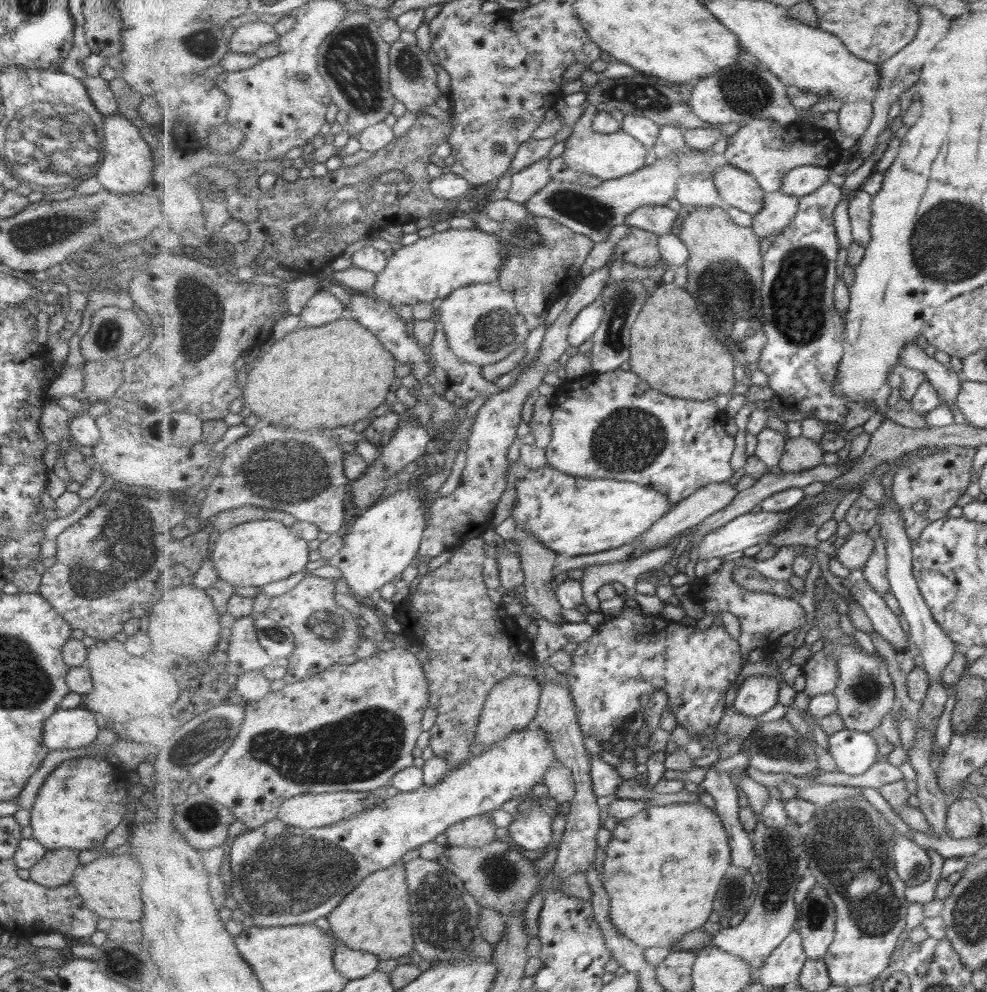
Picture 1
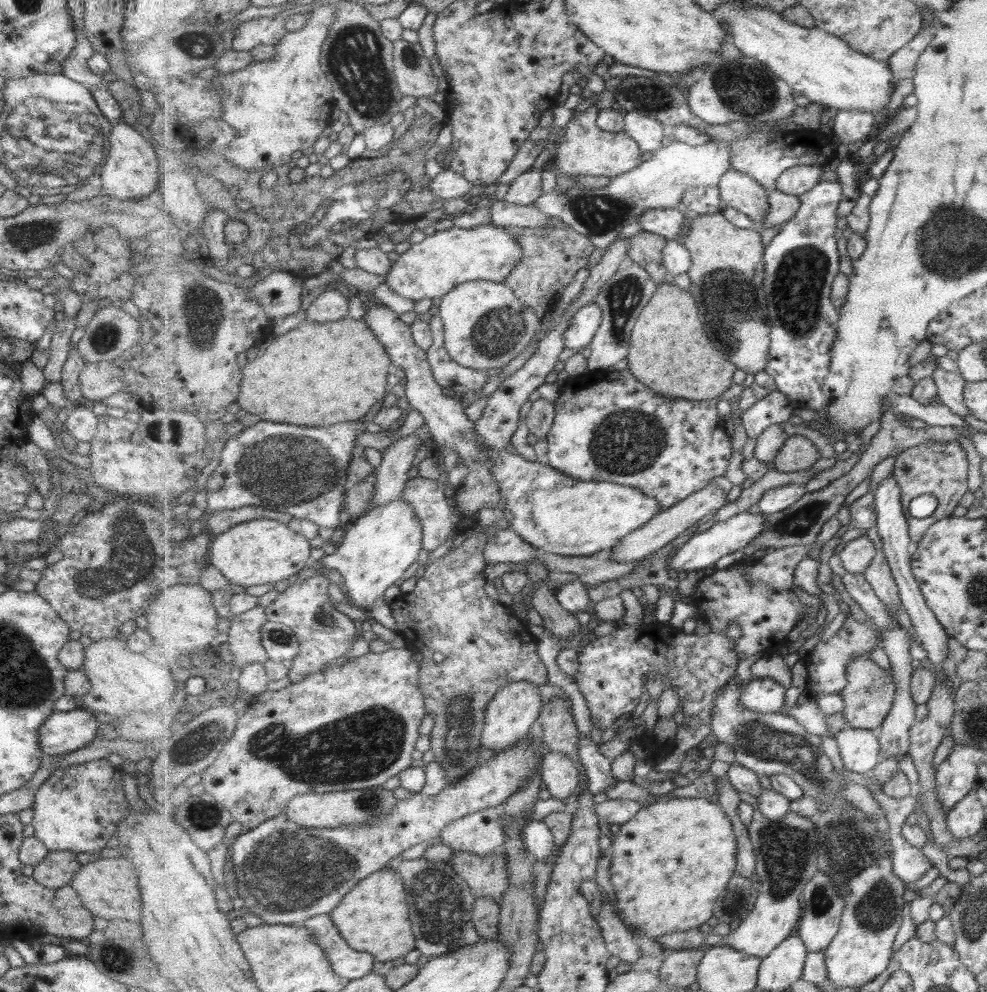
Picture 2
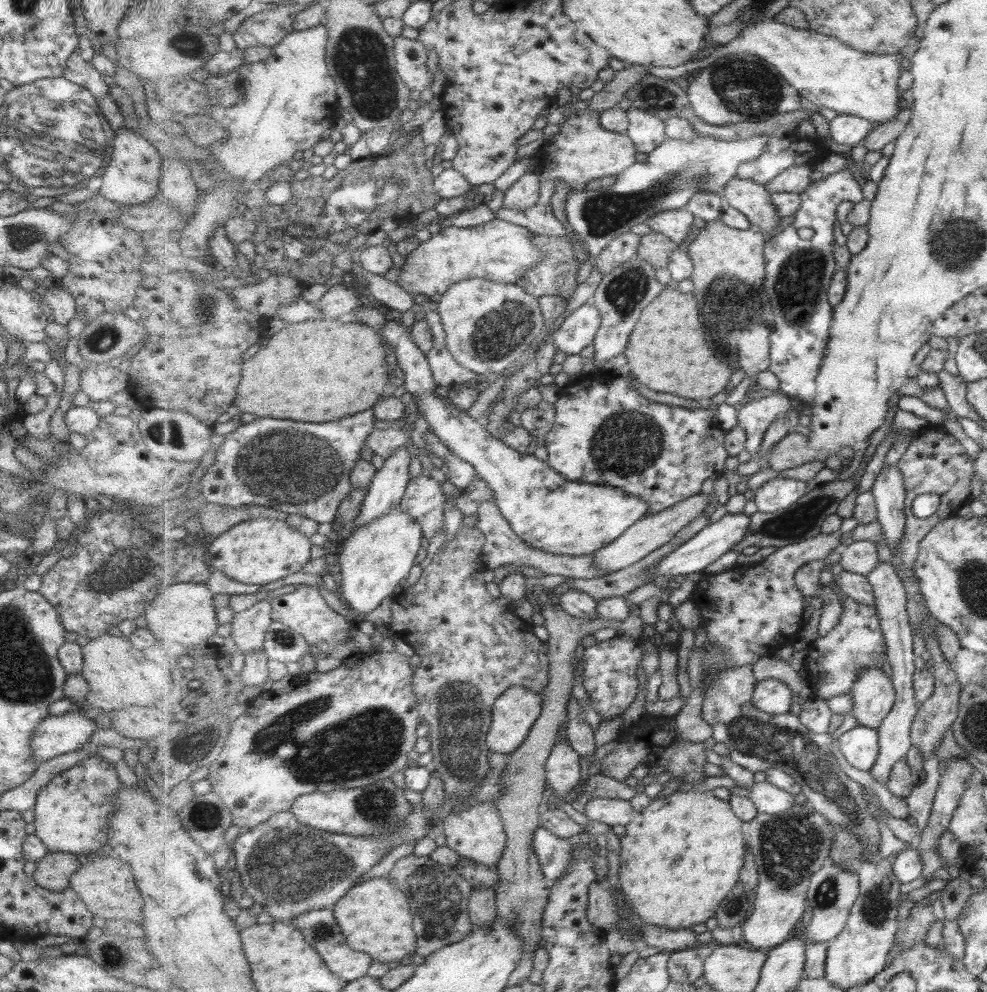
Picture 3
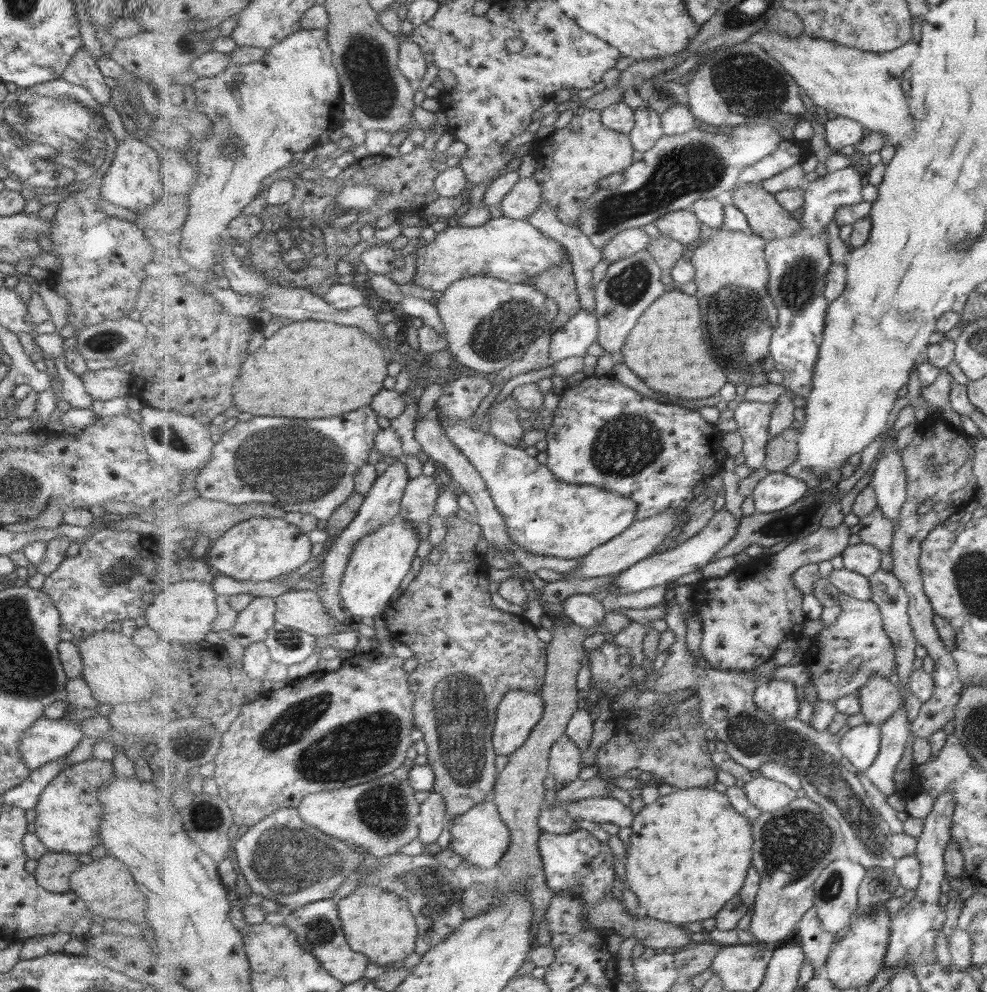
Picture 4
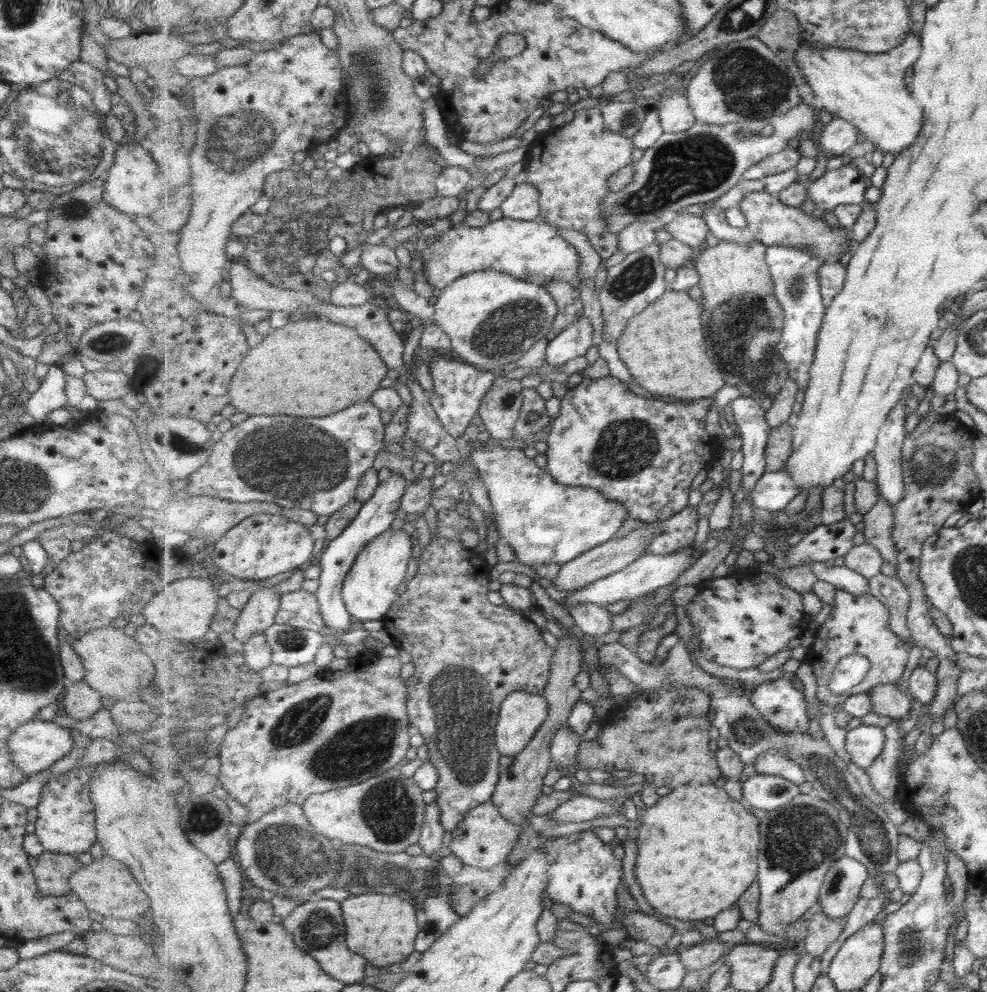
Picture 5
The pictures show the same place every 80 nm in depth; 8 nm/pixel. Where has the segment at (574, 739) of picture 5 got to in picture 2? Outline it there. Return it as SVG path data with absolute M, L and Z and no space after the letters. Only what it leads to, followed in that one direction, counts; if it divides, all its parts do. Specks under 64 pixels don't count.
M549 752L542 764L542 780L546 785L546 795L565 800L575 794L579 786L580 770L574 760L562 752Z

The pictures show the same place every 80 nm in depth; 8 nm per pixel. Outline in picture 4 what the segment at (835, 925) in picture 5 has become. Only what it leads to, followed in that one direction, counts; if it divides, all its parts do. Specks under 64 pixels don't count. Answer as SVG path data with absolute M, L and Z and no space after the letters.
M816 907L811 908L798 923L797 939L806 954L806 961L821 971L824 970L834 949L836 938L835 933L829 933L823 929Z

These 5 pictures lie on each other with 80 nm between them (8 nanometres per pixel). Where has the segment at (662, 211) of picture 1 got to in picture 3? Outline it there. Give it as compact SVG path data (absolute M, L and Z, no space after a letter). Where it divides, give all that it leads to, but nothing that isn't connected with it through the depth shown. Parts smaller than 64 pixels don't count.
M686 209L659 212L652 216L646 224L653 232L666 234L675 242L683 242L693 232L695 215Z

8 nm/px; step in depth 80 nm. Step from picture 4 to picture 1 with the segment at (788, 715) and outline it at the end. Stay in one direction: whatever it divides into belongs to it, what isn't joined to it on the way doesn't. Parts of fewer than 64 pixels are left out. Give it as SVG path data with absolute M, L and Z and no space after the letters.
M754 674L739 683L734 708L747 716L761 716L779 700L779 683L775 677Z

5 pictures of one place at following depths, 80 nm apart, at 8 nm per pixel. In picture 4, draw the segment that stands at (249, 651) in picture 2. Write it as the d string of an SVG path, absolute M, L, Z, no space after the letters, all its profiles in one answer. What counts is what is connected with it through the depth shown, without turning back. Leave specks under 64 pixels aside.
M273 595L254 597L253 602L237 617L231 633L244 646L264 641L276 623L276 600Z

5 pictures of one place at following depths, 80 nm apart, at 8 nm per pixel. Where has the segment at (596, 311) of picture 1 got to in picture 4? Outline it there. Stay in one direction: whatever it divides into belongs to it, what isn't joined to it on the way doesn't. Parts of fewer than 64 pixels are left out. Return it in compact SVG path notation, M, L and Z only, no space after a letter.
M581 309L569 322L552 333L551 356L555 362L583 357L599 336L598 316Z

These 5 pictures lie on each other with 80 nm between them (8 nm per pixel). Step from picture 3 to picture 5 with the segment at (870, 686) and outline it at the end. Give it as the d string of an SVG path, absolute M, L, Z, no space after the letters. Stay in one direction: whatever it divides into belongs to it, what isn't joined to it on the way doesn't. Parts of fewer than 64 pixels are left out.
M883 684L873 688L868 694L872 702L872 712L881 716L903 719L913 706L913 699L909 694L903 694L894 684Z

